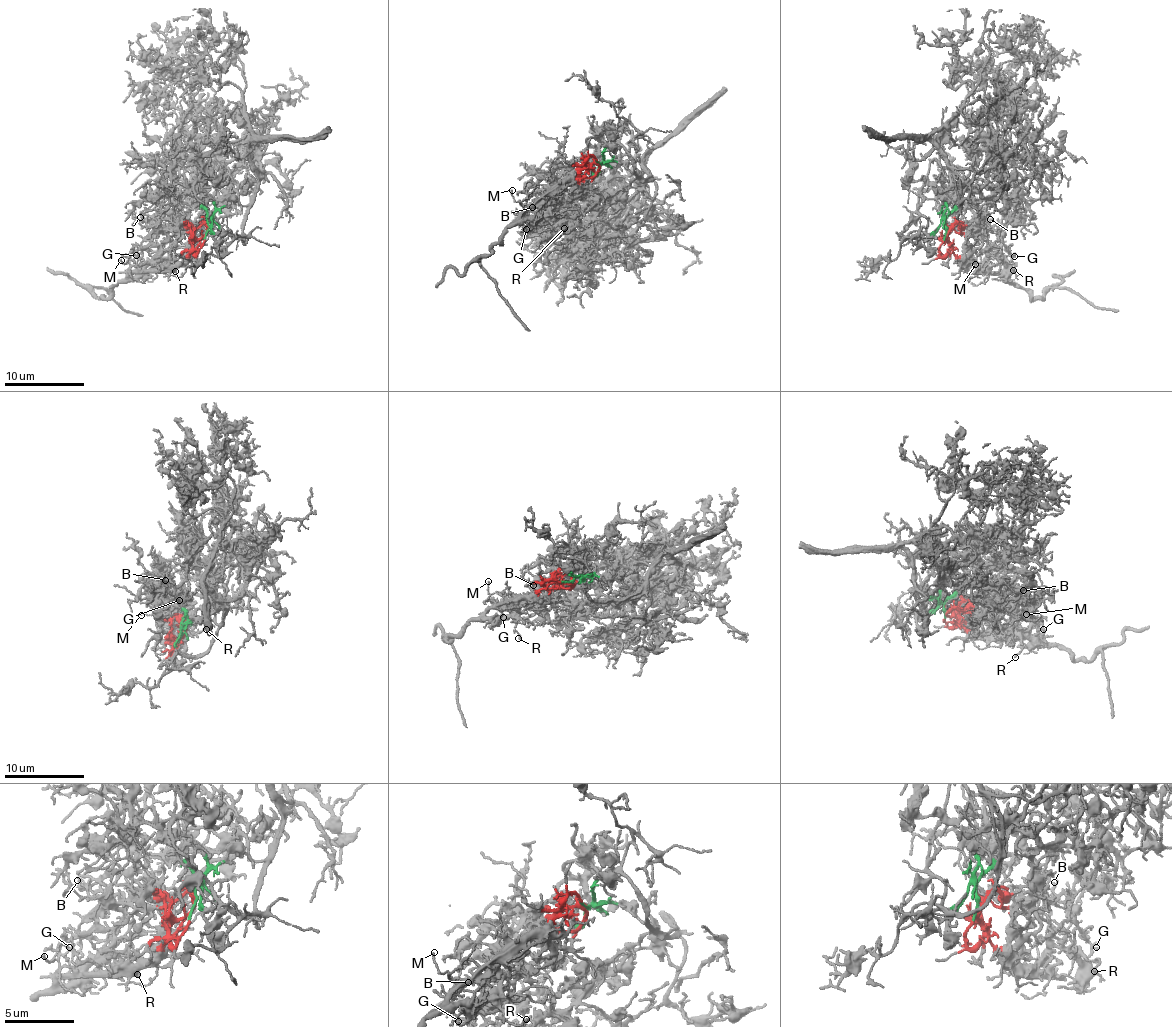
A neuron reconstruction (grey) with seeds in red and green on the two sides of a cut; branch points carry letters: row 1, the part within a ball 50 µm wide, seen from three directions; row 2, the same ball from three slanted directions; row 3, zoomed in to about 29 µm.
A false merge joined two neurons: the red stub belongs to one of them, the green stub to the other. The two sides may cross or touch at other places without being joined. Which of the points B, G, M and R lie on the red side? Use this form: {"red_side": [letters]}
{"red_side": ["B", "G", "M", "R"]}

